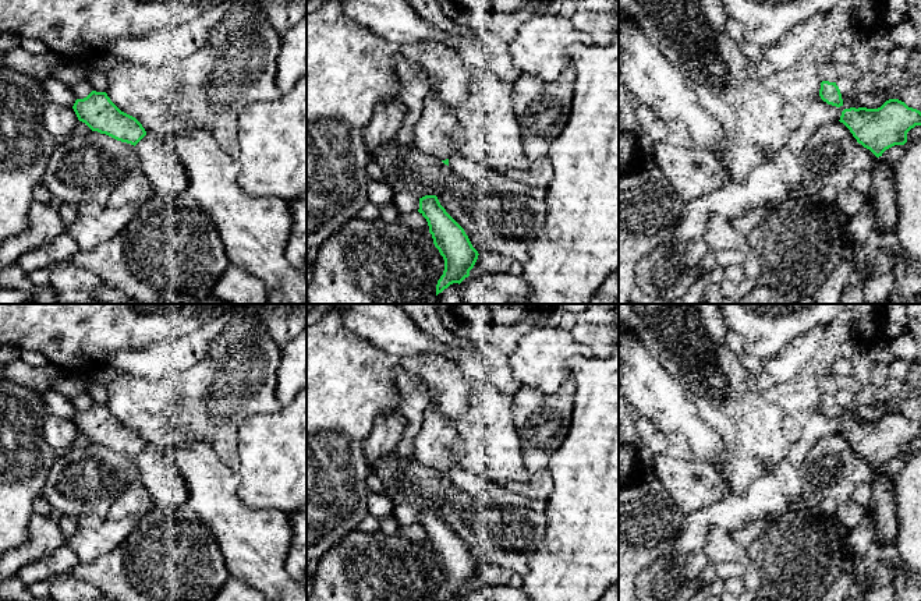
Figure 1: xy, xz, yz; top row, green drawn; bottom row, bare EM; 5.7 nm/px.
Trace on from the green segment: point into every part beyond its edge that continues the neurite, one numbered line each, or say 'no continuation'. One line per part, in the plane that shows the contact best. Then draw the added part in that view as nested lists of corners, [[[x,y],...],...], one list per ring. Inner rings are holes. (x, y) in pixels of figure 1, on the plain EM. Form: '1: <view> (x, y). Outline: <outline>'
no continuation

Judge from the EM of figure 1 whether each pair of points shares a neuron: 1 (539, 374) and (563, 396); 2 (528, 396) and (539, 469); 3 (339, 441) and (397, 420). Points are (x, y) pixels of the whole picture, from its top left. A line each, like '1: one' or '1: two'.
1: two
2: one
3: two

